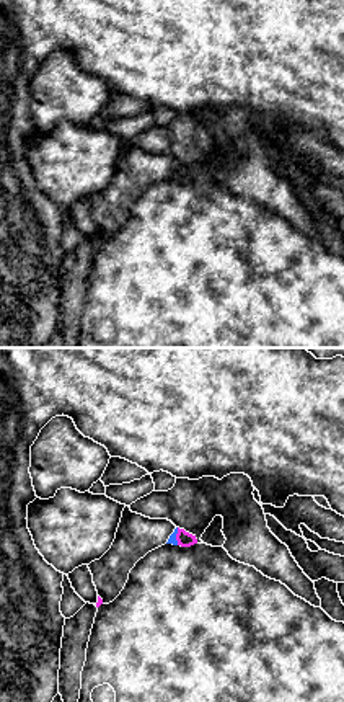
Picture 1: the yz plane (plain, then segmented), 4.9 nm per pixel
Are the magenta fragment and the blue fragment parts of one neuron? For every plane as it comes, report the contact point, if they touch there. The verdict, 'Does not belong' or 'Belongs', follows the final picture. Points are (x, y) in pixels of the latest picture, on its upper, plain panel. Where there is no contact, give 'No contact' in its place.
Touches magenta at (176, 170)

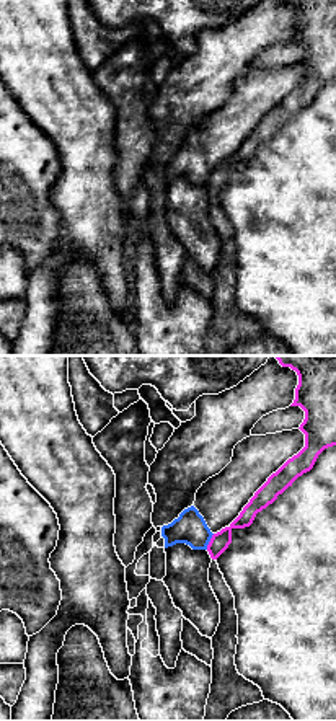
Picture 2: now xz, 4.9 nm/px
Touches magenta at (209, 176)

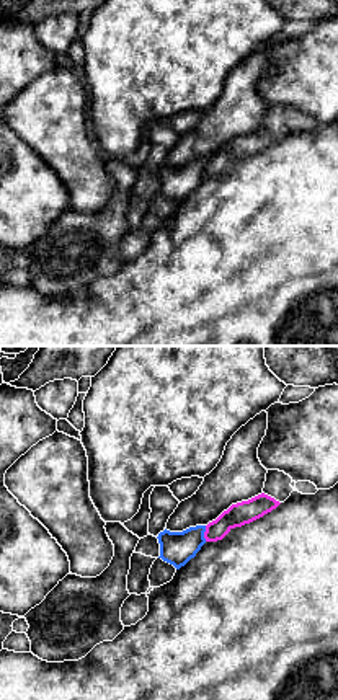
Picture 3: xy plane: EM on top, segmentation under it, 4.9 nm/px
Touches magenta at (204, 168)

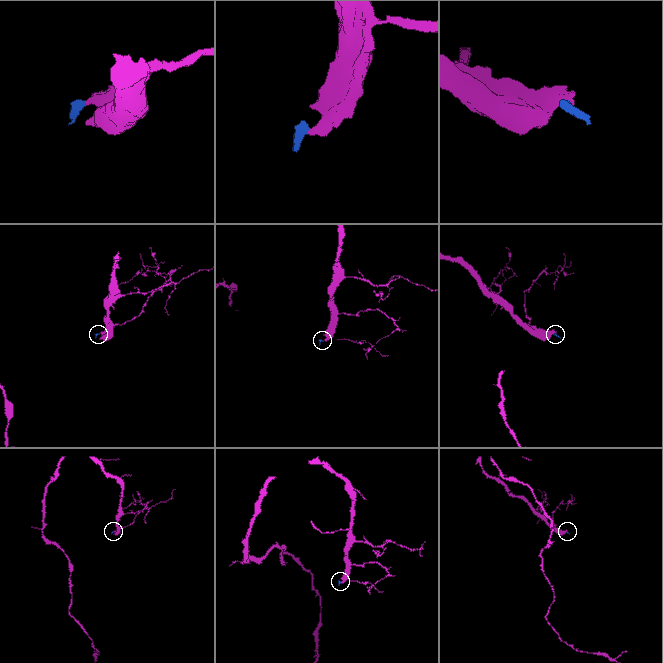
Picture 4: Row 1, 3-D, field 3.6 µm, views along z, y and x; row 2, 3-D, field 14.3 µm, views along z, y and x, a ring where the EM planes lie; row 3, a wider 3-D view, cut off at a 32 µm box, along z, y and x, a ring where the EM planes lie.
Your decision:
Does not belong

